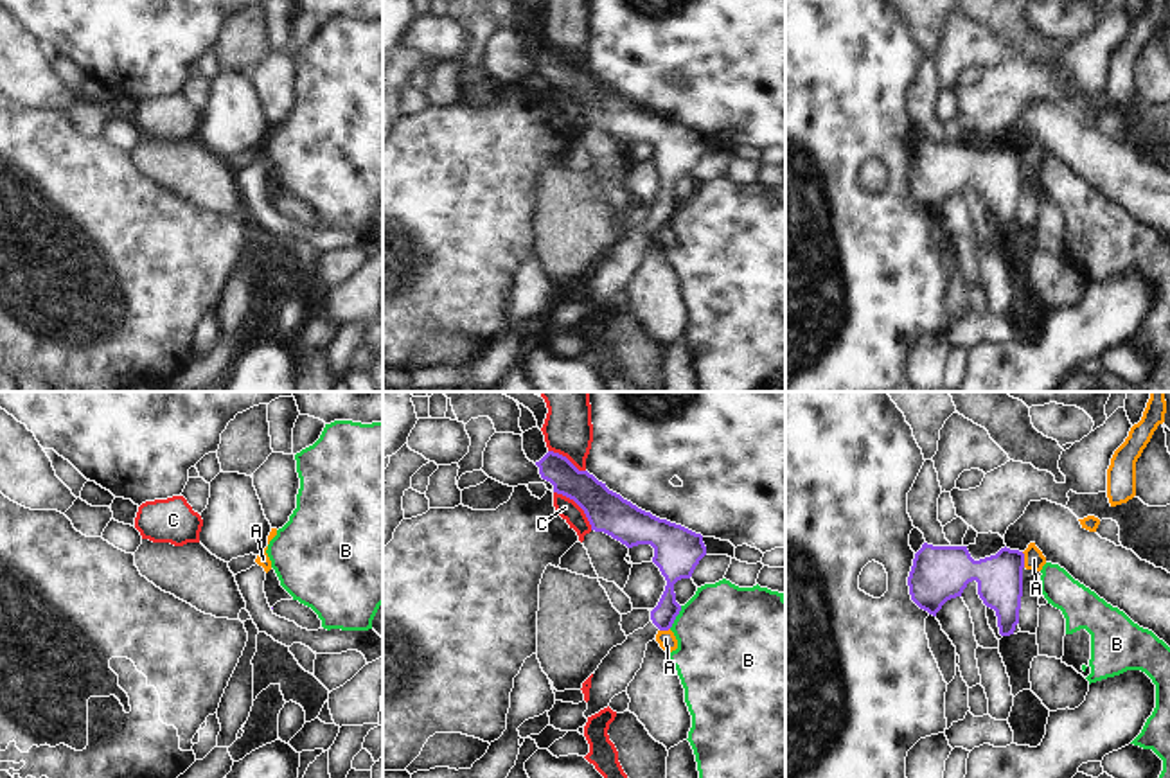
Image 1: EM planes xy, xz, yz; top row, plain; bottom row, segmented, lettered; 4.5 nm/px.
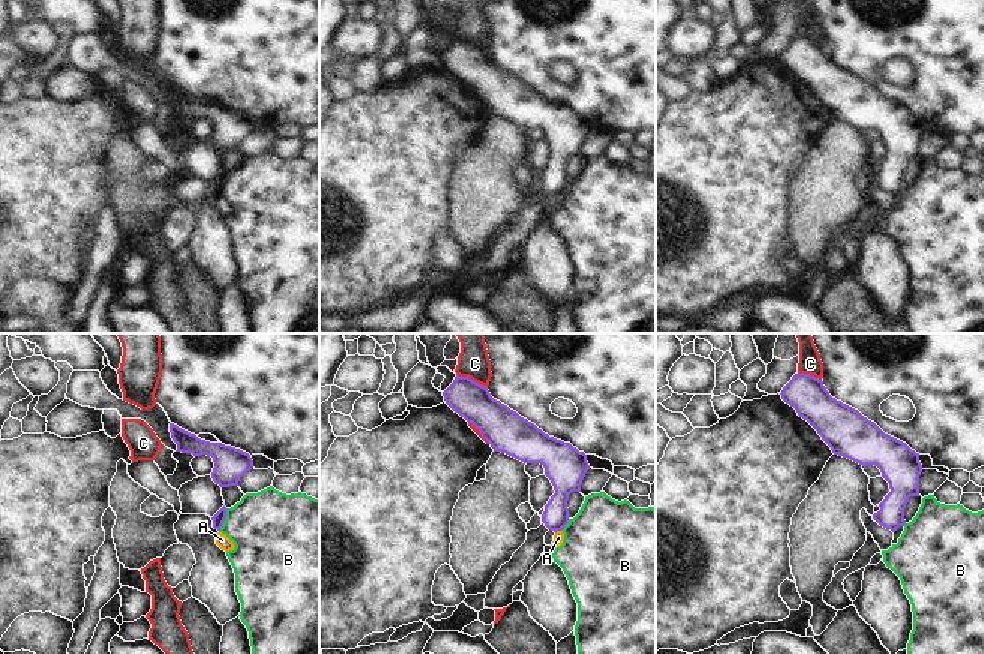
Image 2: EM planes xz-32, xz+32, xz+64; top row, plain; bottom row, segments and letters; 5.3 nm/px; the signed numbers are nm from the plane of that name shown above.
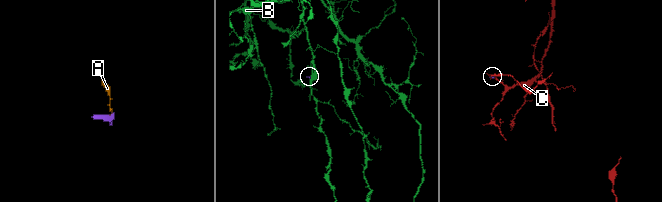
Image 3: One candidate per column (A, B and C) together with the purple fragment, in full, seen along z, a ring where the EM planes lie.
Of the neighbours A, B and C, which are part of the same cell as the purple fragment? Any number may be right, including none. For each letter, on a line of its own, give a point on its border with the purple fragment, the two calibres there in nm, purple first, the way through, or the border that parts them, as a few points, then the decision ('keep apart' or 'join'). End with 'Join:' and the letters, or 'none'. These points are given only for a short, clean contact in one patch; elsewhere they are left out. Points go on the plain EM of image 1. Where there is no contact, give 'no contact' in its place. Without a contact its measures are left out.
A: contact yz (1023, 157); calibres 200 and 90 nm; border yz (1021, 150), (1025, 164); keep apart
B: contact xz (676, 212); calibres 180 and 440 nm; border xz (682, 203), (669, 225); keep apart
C: contact xz (577, 101); calibres 190 and 90 nm; border xz (554, 88), (568, 94), (583, 108), (592, 126); keep apart
Join: none

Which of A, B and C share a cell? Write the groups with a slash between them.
A / B / C

